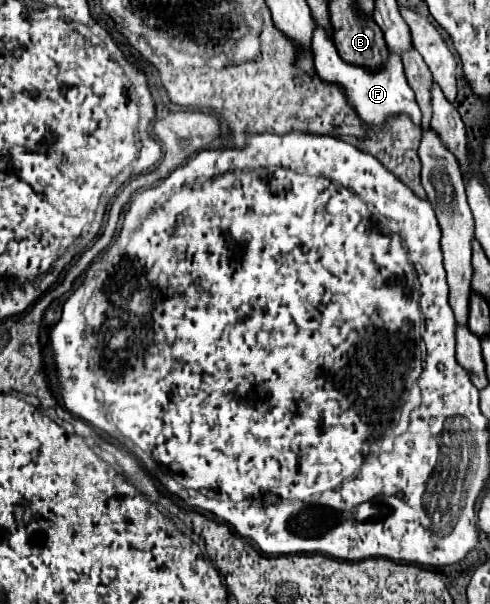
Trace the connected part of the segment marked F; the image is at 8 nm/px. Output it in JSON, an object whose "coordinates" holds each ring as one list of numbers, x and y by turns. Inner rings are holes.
{"coordinates":[[319,26,315,28,311,48,315,54,317,76,327,84,339,84,339,88,343,88,343,92,347,96,347,102,351,102,351,108,355,108,355,112,359,112,359,118,363,122,373,124,373,126,383,126,391,116,409,116,415,126,421,126,421,110,415,104,415,94,413,94,411,86,407,84,407,78,403,74,403,64,397,54,389,52,389,58,387,58,383,70,373,74,367,68,343,62,341,56,337,54,333,40,327,38,327,32]]}

